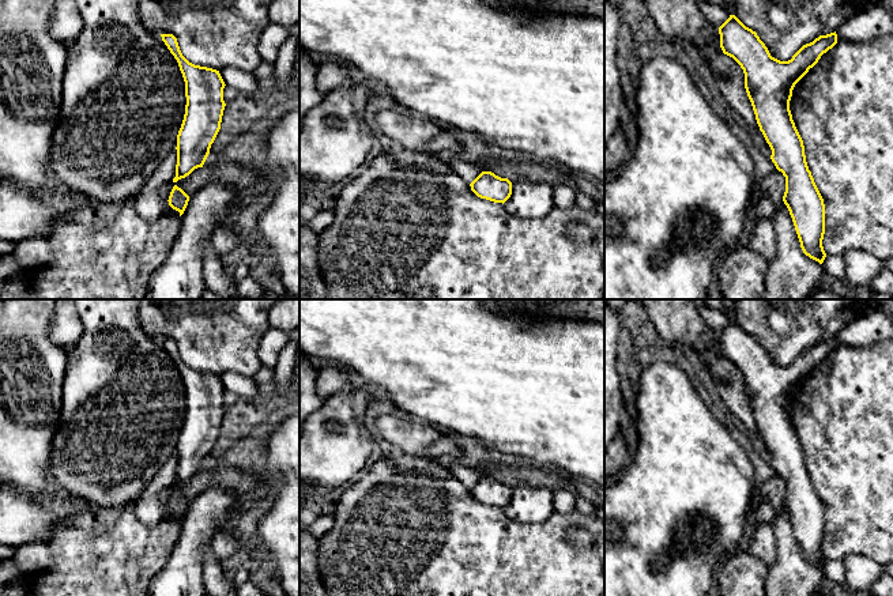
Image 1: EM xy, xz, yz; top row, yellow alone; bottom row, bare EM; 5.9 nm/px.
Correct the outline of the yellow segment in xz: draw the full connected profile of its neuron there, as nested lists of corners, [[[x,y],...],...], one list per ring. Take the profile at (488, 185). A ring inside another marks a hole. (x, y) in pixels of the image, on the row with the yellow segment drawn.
[[[482,171],[471,184],[471,191],[481,199],[505,203],[512,195],[512,182],[491,171]]]

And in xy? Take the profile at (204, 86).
[[[161,34],[178,63],[185,82],[185,114],[177,135],[177,165],[173,182],[203,167],[222,122],[225,82],[219,71],[189,63],[173,34]]]

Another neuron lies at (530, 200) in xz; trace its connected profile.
[[[513,182],[512,195],[504,207],[521,219],[542,219],[555,207],[553,188],[543,182]]]

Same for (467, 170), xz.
[[[463,156],[448,158],[451,167],[464,180],[471,184],[481,173],[481,167],[475,162],[468,162]]]

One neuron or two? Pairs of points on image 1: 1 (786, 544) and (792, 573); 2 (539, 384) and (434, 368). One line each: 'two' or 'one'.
1: one
2: one

